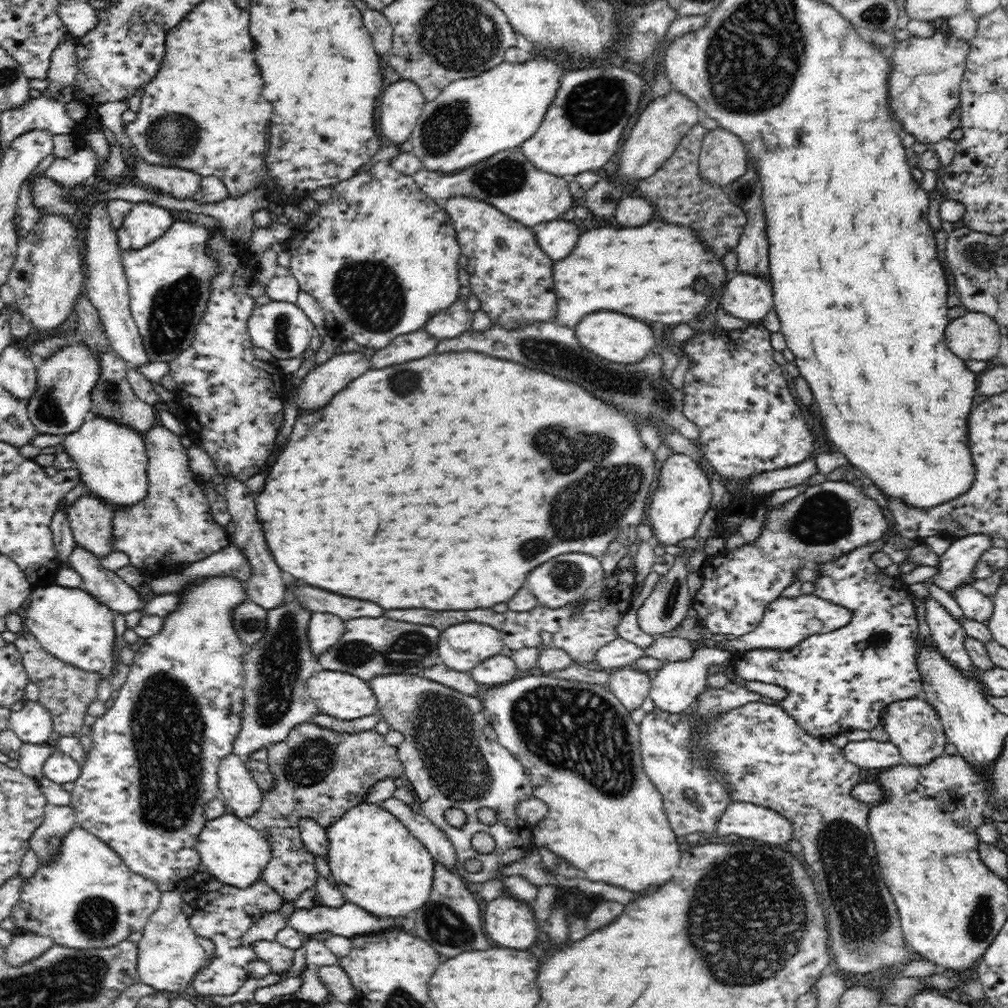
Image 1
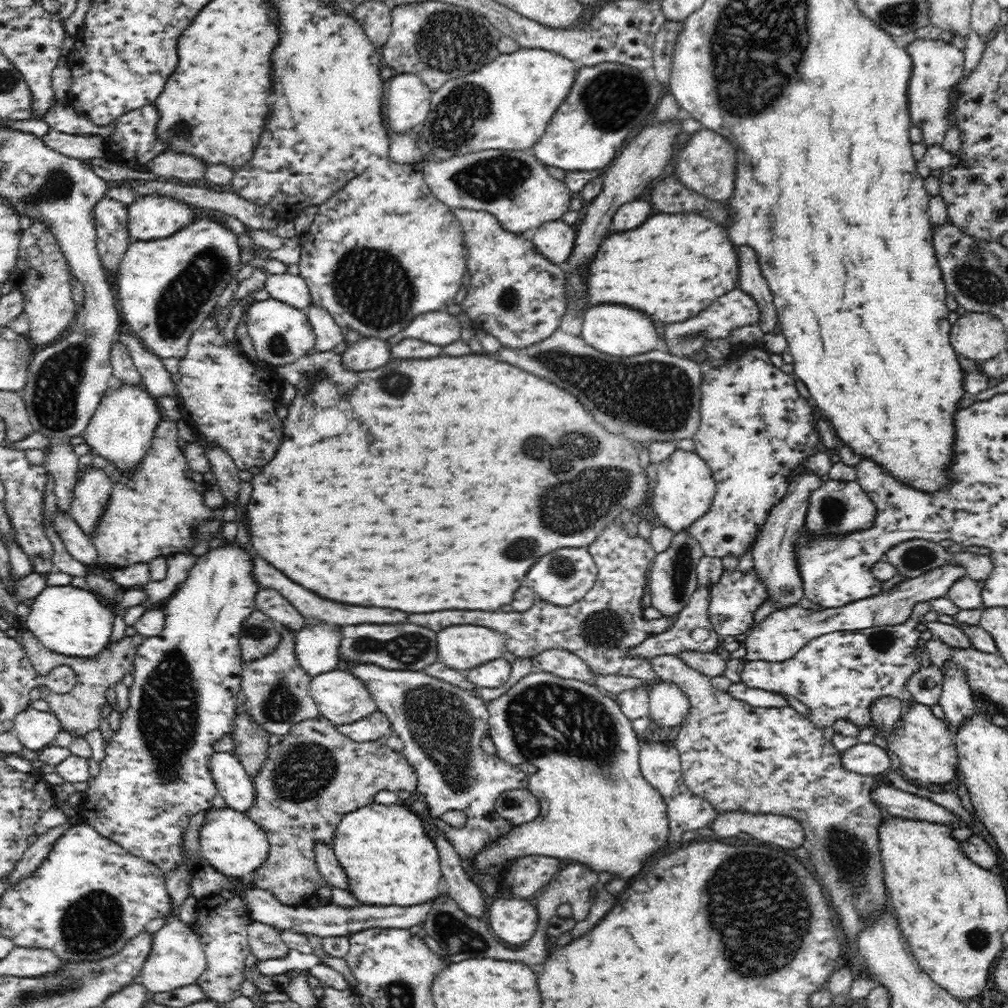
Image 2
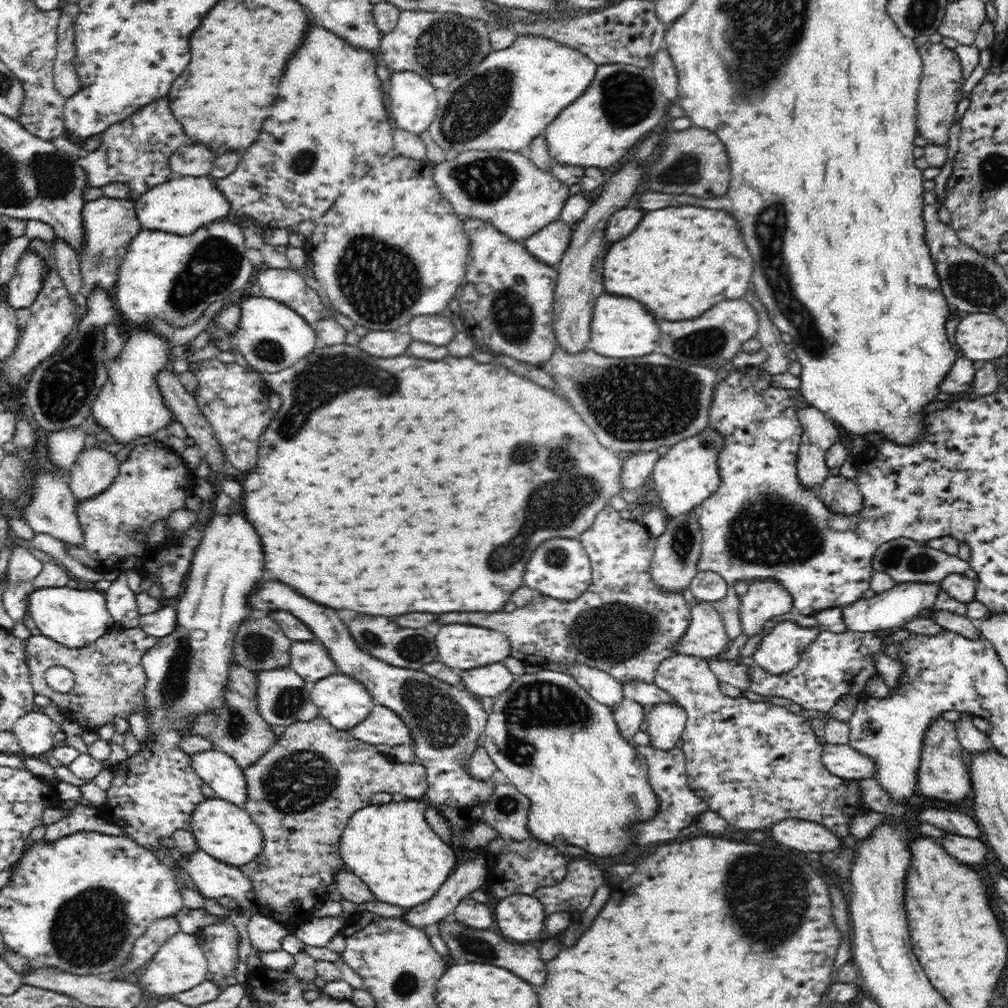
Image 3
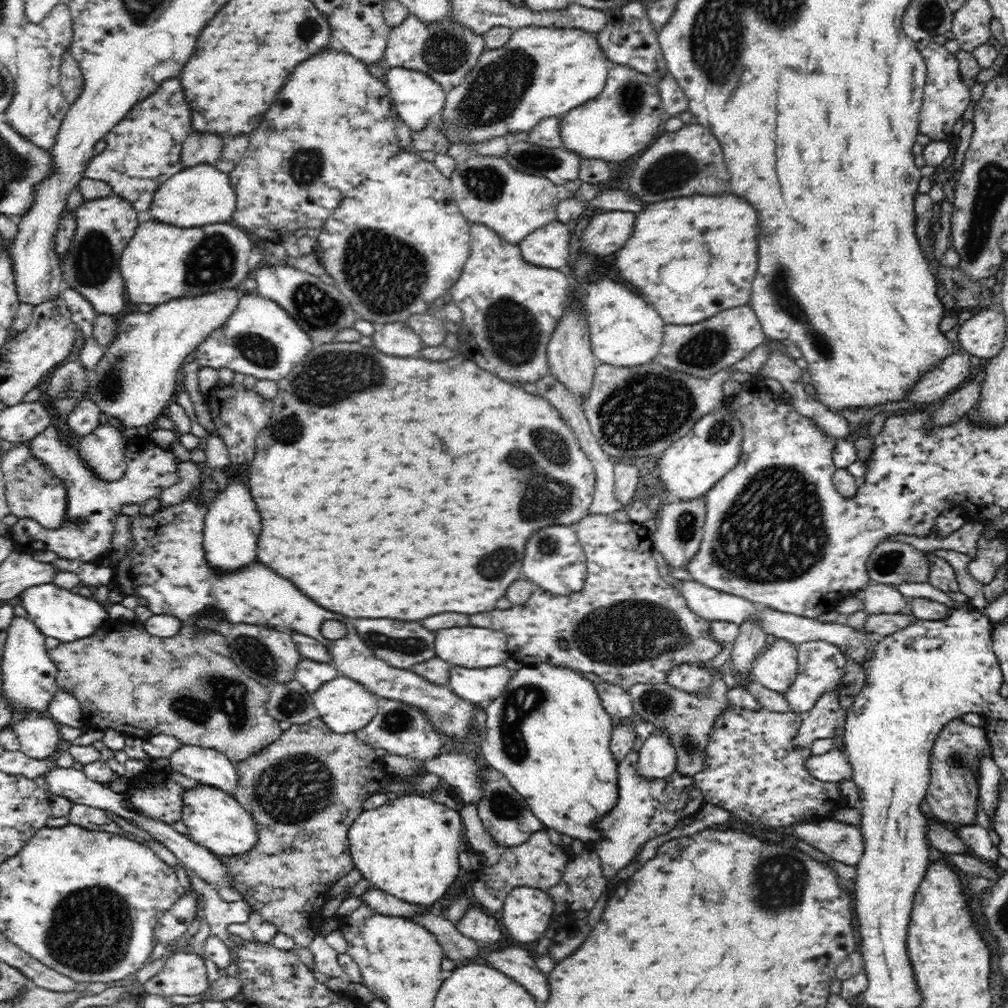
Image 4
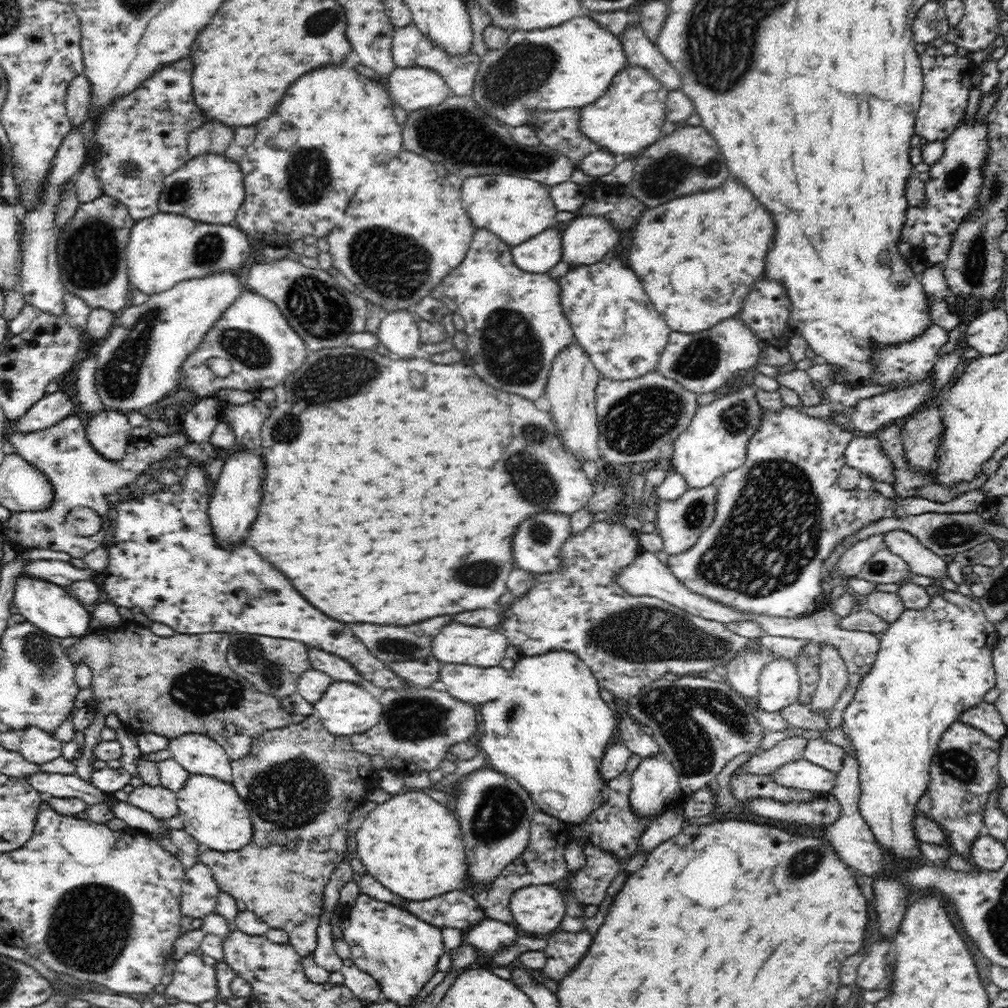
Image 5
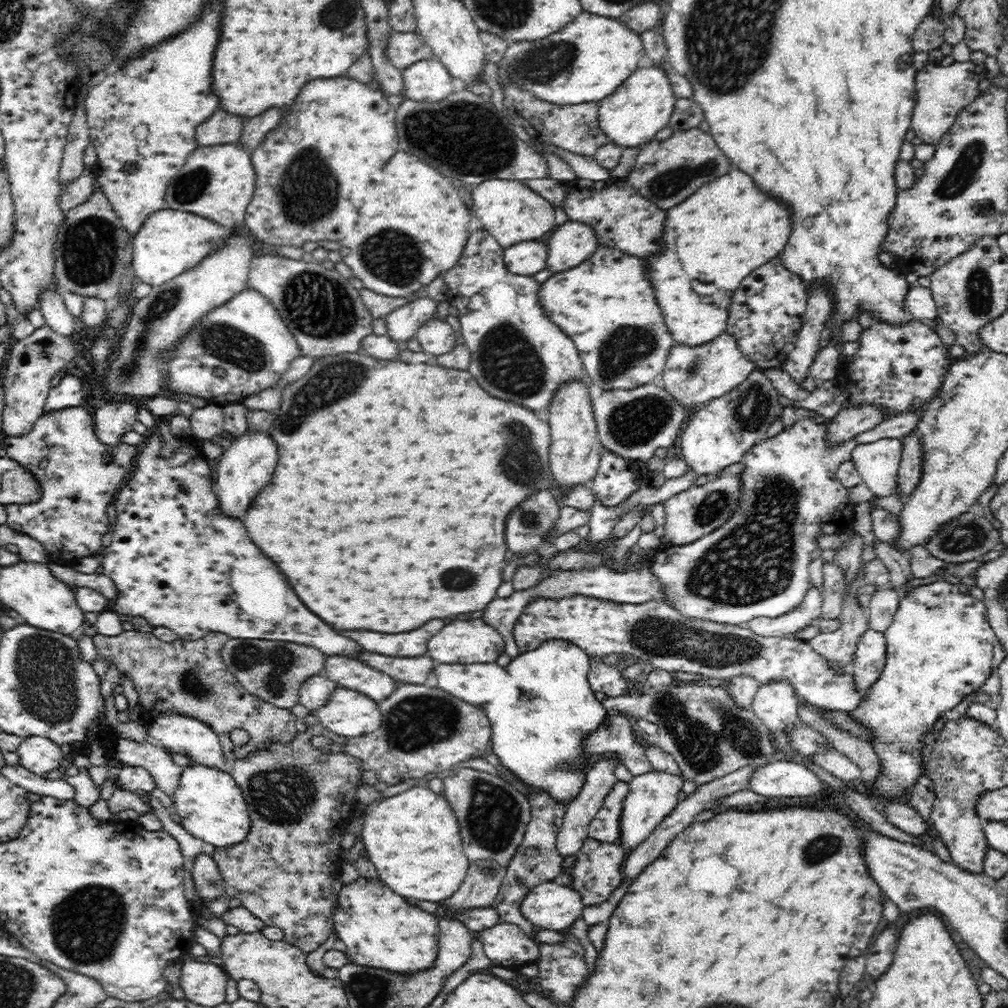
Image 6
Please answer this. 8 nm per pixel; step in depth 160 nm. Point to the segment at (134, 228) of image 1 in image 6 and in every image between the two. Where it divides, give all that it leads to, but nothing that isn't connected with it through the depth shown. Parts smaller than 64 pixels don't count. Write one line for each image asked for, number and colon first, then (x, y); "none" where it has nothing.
2: (150, 217)
3: (183, 205)
4: (201, 195)
5: (210, 188)
6: (218, 181)

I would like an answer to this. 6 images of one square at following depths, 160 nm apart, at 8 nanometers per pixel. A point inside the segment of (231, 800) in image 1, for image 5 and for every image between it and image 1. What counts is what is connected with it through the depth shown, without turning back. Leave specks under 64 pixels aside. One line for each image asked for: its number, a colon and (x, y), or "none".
2: (233, 783)
3: (215, 768)
4: (207, 766)
5: (199, 754)

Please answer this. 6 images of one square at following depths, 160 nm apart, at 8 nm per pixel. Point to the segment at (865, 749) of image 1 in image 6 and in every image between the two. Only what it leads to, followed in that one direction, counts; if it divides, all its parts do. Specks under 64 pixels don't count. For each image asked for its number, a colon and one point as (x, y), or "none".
2: (865, 759)
3: (843, 761)
4: (834, 766)
5: (801, 775)
6: (781, 777)

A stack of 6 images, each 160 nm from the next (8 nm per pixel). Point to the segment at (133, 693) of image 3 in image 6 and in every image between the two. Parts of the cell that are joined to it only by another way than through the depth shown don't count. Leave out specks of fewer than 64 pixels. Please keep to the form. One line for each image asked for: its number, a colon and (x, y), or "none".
4: (186, 686)
5: (176, 685)
6: (188, 677)

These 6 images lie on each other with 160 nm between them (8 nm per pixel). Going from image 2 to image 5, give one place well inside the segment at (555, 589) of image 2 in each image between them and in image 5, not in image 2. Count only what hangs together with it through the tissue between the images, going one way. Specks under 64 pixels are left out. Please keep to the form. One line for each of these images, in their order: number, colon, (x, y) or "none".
3: (560, 568)
4: (553, 558)
5: (538, 542)

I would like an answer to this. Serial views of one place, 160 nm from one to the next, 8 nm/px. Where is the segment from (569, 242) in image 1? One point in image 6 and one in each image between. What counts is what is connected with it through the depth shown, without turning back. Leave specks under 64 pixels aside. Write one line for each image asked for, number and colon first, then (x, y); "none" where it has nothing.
2: (554, 240)
3: (548, 245)
4: (549, 246)
5: (538, 254)
6: (526, 258)

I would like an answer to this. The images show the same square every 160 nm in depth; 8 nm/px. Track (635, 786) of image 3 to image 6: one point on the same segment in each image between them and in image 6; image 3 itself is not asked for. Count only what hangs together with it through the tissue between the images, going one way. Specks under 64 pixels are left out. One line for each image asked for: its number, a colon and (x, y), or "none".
4: (558, 758)
5: (548, 730)
6: (545, 709)

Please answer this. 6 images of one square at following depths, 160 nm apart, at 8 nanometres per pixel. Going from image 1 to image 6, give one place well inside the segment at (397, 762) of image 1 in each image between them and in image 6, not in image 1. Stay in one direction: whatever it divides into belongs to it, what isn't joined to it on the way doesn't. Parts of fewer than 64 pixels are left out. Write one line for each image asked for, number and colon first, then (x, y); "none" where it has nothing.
2: (311, 779)
3: (301, 793)
4: (304, 791)
5: (300, 784)
6: (302, 798)

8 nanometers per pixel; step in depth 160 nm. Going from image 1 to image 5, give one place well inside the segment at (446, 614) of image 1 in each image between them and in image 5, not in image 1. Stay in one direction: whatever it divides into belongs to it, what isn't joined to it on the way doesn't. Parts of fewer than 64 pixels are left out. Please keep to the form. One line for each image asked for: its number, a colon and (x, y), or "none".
2: (601, 628)
3: (624, 624)
4: (627, 625)
5: (628, 642)

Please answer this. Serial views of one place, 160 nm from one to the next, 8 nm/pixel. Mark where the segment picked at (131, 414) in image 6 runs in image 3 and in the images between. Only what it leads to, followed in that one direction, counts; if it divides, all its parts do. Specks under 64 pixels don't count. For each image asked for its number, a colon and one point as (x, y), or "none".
3: (95, 469)
4: (102, 450)
5: (110, 432)

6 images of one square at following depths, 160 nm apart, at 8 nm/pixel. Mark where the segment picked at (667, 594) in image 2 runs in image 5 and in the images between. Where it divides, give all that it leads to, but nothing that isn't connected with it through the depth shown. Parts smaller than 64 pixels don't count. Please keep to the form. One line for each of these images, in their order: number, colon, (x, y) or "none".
3: (677, 551)
4: (680, 523)
5: (680, 522)

